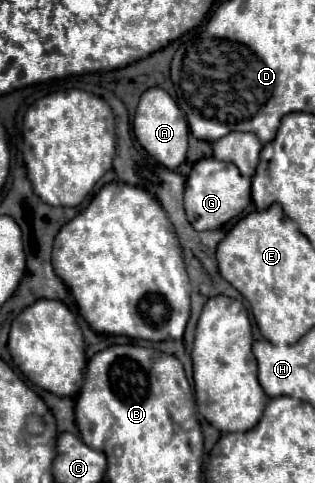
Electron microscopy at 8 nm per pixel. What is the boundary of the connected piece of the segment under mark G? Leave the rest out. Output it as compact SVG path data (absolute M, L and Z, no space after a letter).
M214 157L200 159L194 163L186 179L184 209L188 221L196 231L220 229L224 223L238 217L248 205L250 205L250 179L240 175L238 167L234 167L232 163L222 163Z

